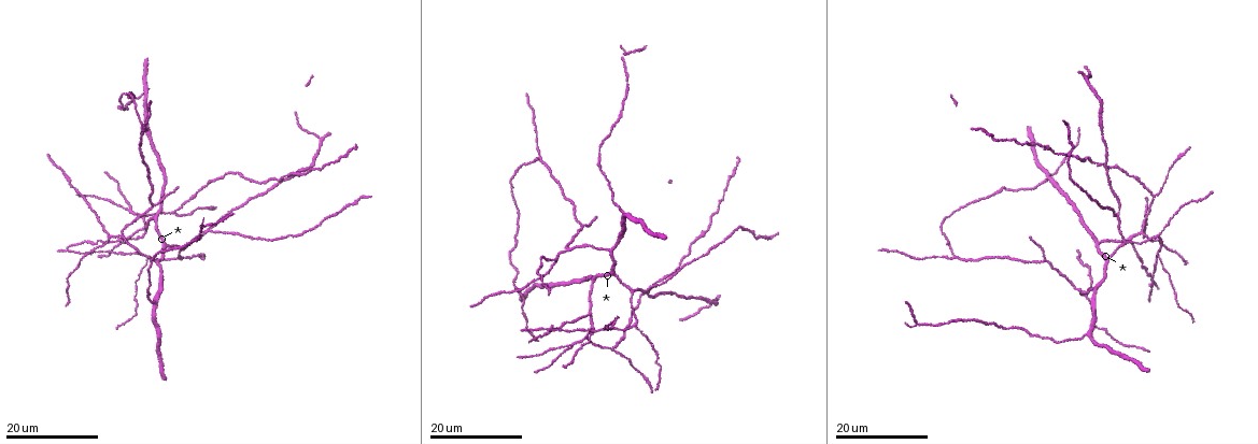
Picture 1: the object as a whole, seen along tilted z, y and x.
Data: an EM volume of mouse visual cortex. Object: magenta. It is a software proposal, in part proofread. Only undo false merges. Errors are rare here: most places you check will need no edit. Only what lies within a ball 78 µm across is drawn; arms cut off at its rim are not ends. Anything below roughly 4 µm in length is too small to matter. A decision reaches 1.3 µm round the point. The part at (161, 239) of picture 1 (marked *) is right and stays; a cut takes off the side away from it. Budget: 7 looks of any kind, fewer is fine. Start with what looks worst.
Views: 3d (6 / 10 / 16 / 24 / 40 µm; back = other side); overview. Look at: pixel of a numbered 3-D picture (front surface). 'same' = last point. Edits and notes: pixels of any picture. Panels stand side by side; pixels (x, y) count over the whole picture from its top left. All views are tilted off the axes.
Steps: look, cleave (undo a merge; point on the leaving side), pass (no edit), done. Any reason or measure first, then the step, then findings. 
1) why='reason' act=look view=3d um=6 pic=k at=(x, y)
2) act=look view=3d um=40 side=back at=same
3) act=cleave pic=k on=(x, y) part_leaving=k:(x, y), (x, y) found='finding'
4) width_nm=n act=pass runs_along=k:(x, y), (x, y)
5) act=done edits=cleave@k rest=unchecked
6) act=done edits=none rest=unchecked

why='a fork' act=look view=3d um=24 pic=1 at=(608, 249)

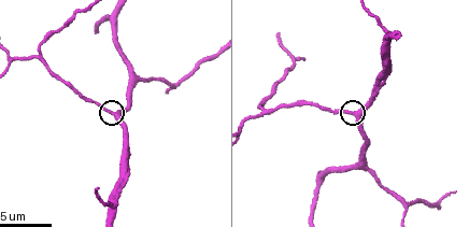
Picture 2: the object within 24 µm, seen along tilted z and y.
act=look view=3d um=6 pic=2 at=(112, 115)

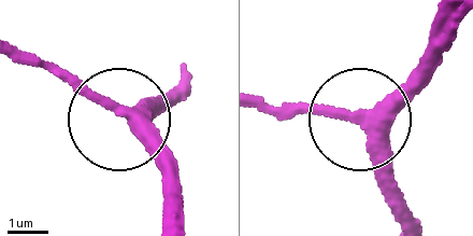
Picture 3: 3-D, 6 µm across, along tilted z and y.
side_arm_um=69 arms=3 act=pass found='all the same cell'

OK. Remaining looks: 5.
why='arms run side by side' act=look view=3d um=24 pic=1 at=(589, 314)

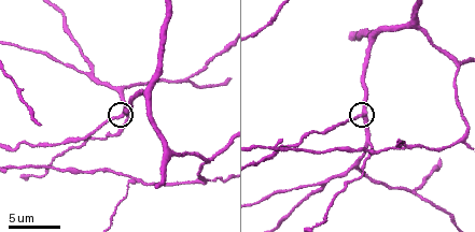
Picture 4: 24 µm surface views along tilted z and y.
act=look view=3d um=6 pic=4 at=(364, 115)

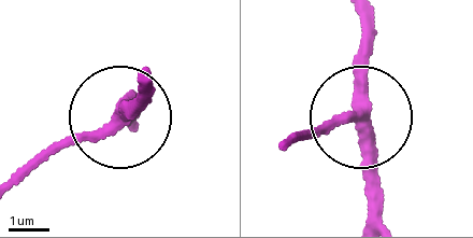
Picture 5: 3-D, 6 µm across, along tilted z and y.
width_nm=310 act=pass runs_along=5:(362, 15), (352, 118), (290, 148) found='continuous, no second cell'

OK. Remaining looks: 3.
why='two arms in line, one across' act=look view=3d um=16 pic=4 at=(90, 74)

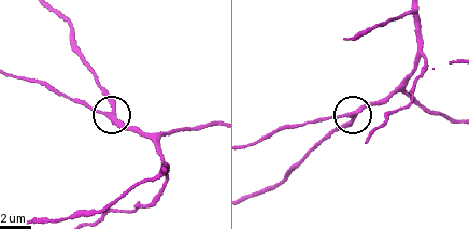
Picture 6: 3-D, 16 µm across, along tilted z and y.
act=pass runs_along=6:(413, 16), (416, 54), (411, 70), (392, 91), (332, 131) found='one cell here'

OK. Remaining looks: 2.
act=done edits=none rest=unchecked

